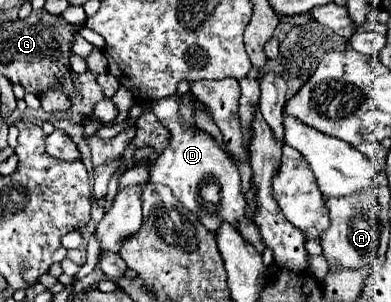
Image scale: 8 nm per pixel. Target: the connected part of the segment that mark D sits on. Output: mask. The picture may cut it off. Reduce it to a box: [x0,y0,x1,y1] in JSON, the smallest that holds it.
[151,96,245,234]

